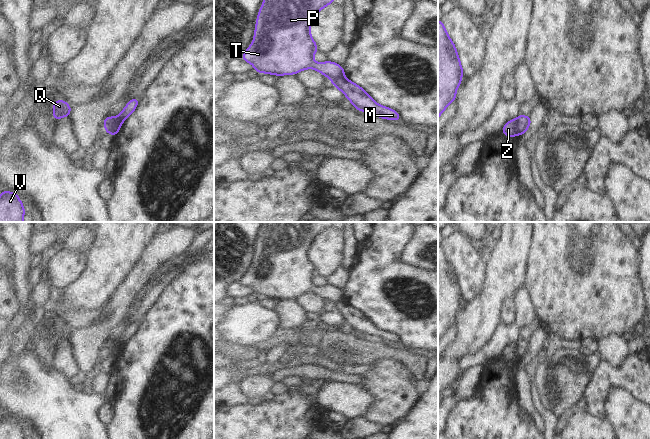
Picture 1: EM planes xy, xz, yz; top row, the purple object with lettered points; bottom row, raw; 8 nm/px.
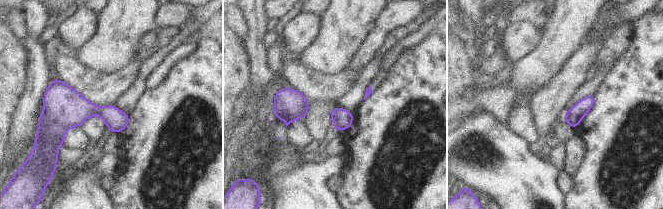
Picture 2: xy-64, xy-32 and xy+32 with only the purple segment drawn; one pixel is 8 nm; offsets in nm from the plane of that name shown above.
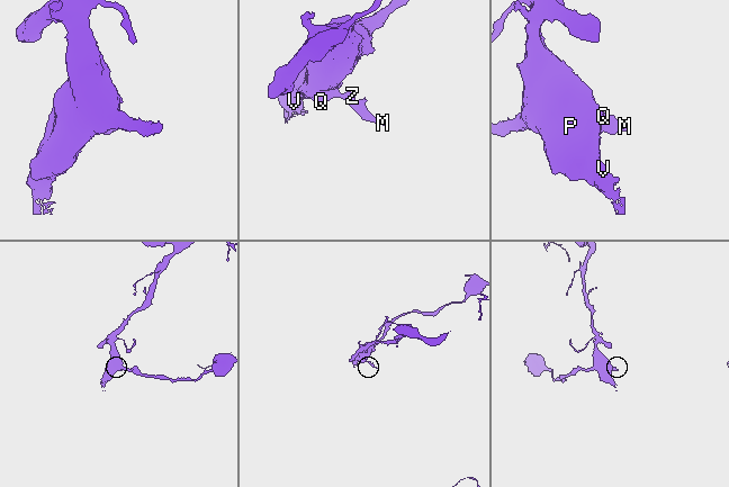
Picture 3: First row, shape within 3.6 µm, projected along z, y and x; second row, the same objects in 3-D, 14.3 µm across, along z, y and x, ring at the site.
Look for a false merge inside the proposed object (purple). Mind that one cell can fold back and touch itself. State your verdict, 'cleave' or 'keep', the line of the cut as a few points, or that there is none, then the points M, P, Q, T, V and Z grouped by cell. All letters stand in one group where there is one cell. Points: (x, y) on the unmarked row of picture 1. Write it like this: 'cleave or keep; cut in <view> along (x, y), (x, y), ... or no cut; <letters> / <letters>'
cleave; cut in xy along (112, 341), (114, 346), (113, 354), (116, 358); M / P Q T V Z

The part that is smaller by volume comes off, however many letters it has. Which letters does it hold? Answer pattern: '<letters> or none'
M

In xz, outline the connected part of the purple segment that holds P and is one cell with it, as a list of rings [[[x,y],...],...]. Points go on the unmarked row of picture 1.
[[[264,222],[256,244],[254,264],[242,278],[242,284],[251,287],[256,297],[296,299],[312,292],[331,305],[344,300],[344,291],[331,285],[316,287],[312,280],[318,276],[310,251],[316,238],[335,222]]]

